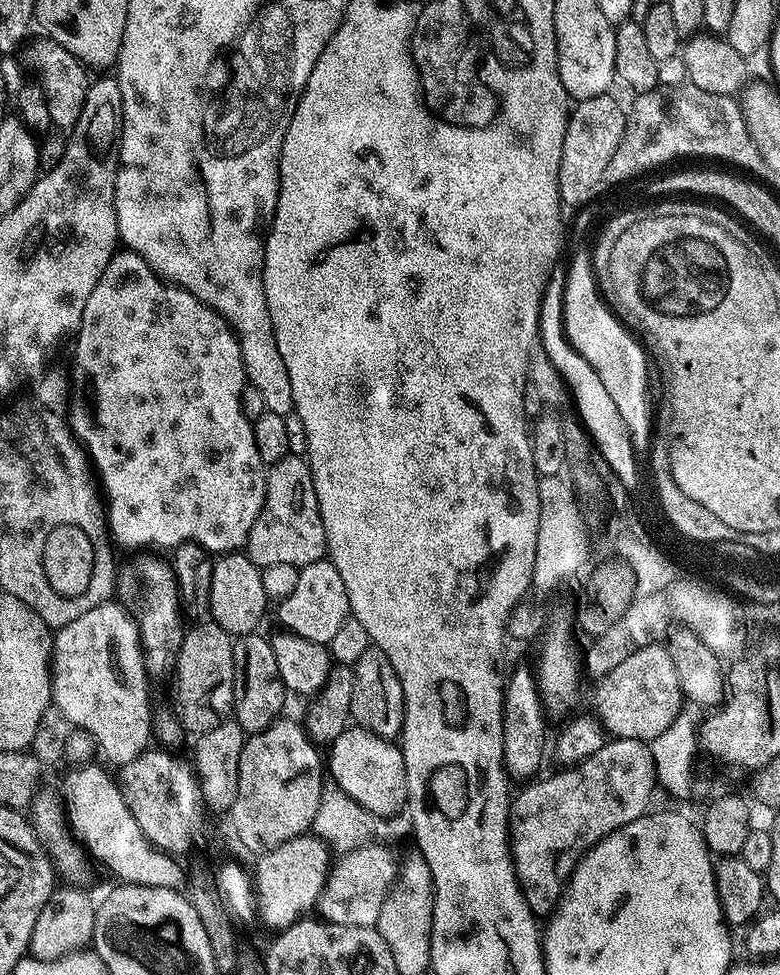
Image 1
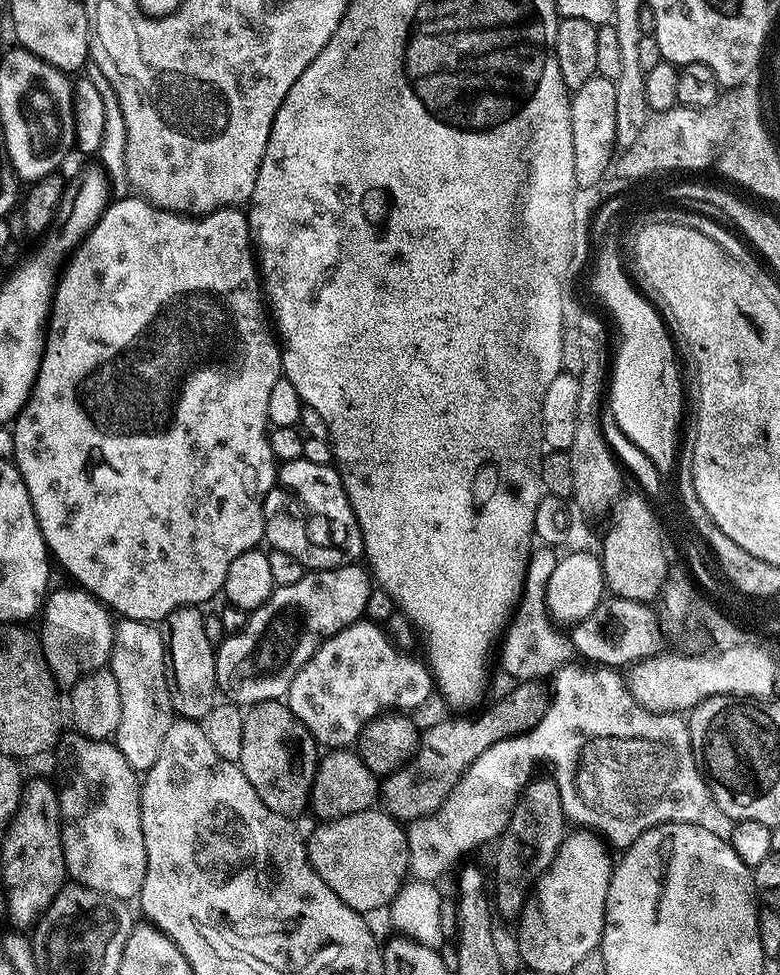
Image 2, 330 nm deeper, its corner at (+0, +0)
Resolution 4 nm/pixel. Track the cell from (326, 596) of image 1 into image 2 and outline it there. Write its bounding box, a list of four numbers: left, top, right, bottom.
[216,563,374,706]

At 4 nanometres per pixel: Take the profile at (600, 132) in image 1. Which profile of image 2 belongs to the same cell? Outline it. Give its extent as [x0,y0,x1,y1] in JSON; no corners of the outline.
[570,74,616,189]

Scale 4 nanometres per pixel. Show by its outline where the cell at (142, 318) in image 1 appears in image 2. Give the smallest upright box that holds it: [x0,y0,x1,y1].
[11,195,282,622]

